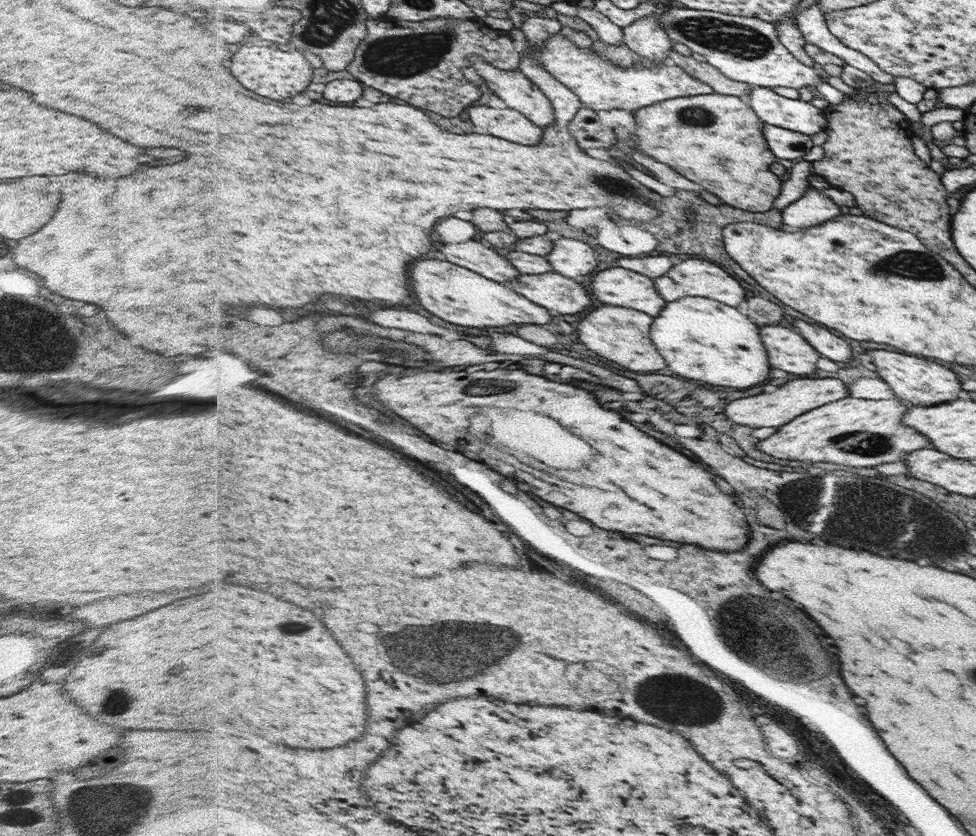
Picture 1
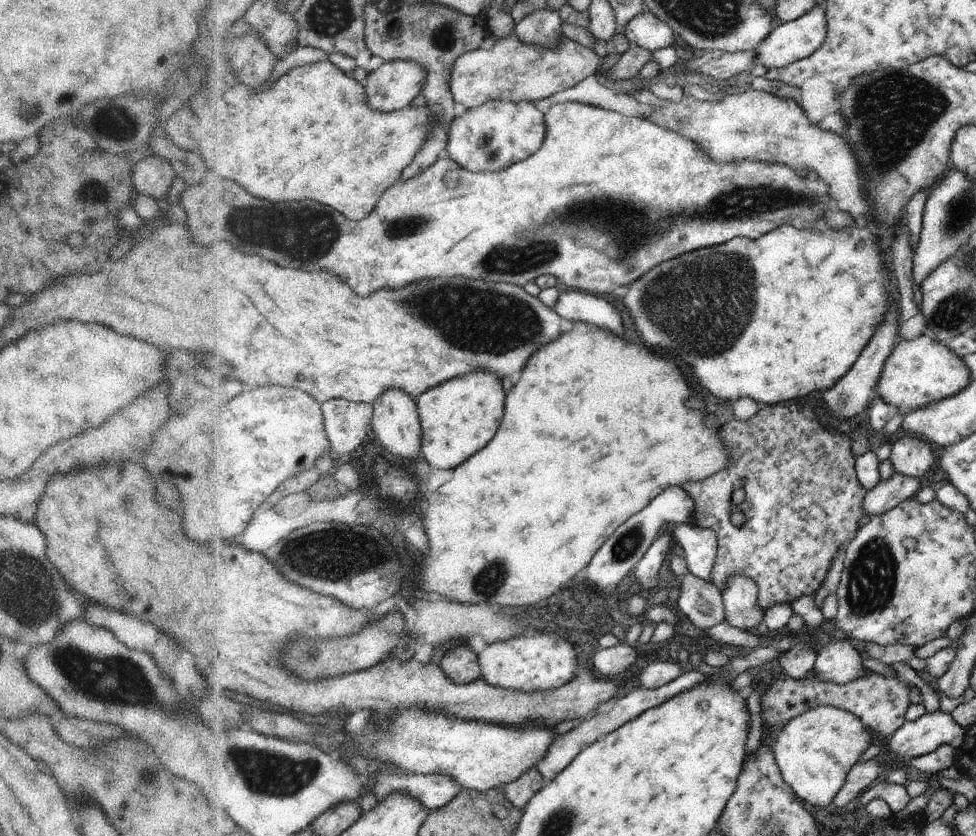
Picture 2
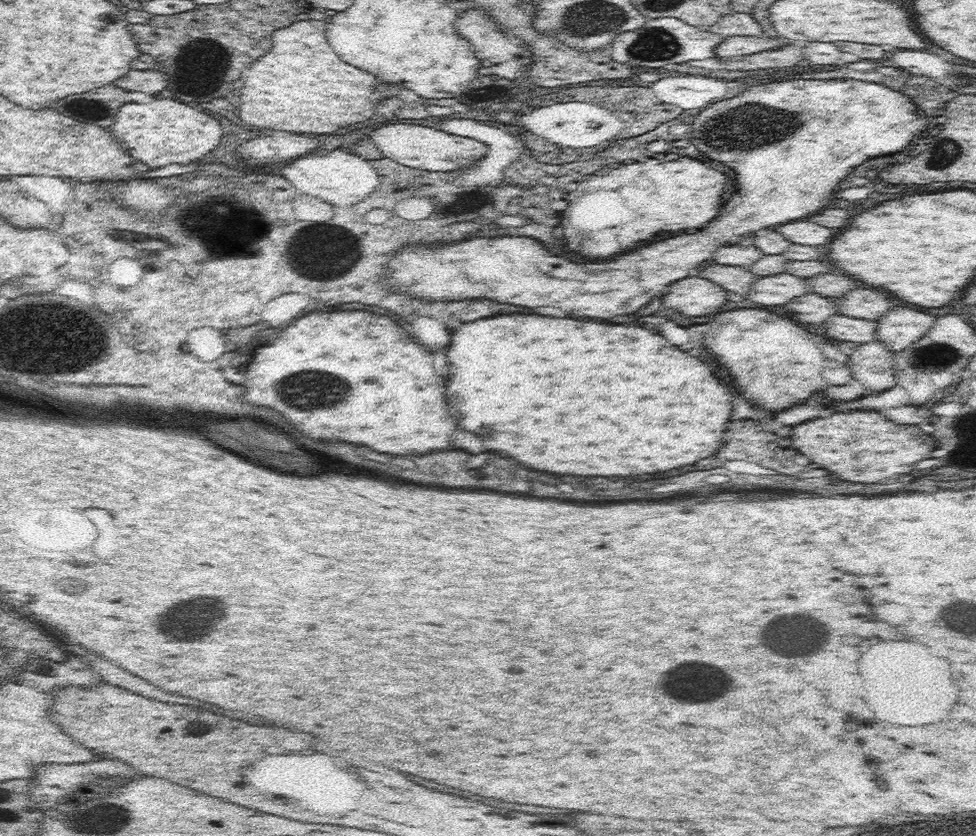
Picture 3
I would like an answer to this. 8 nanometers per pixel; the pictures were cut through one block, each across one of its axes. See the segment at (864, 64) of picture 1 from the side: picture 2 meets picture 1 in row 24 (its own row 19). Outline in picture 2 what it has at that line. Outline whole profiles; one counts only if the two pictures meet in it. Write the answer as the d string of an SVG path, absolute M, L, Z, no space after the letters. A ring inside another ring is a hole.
M816 5L795 21L774 28L770 35L754 49L757 52L757 64L766 64L768 68L783 67L794 61L802 60L818 50L827 35L827 18L824 7Z

